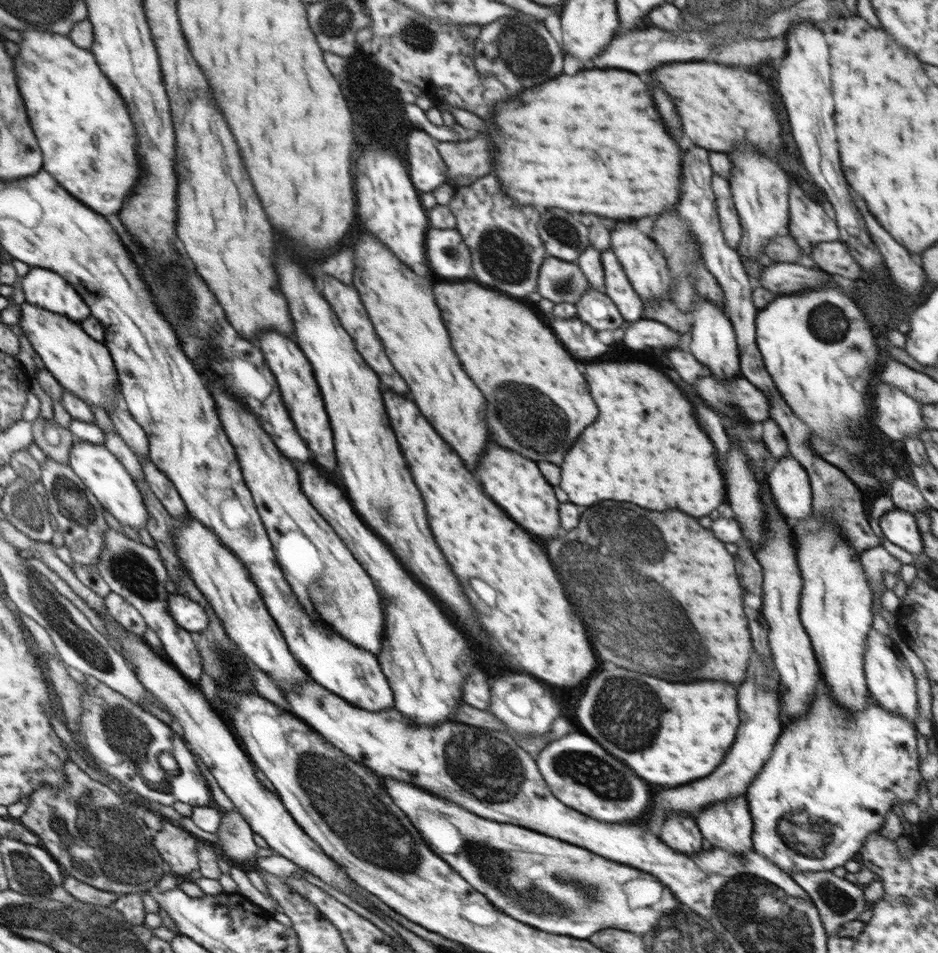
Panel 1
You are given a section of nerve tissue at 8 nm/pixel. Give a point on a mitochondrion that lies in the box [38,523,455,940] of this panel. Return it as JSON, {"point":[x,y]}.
{"point":[353,812]}

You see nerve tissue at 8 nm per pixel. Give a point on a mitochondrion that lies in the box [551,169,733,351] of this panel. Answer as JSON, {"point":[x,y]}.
{"point":[687,242]}

